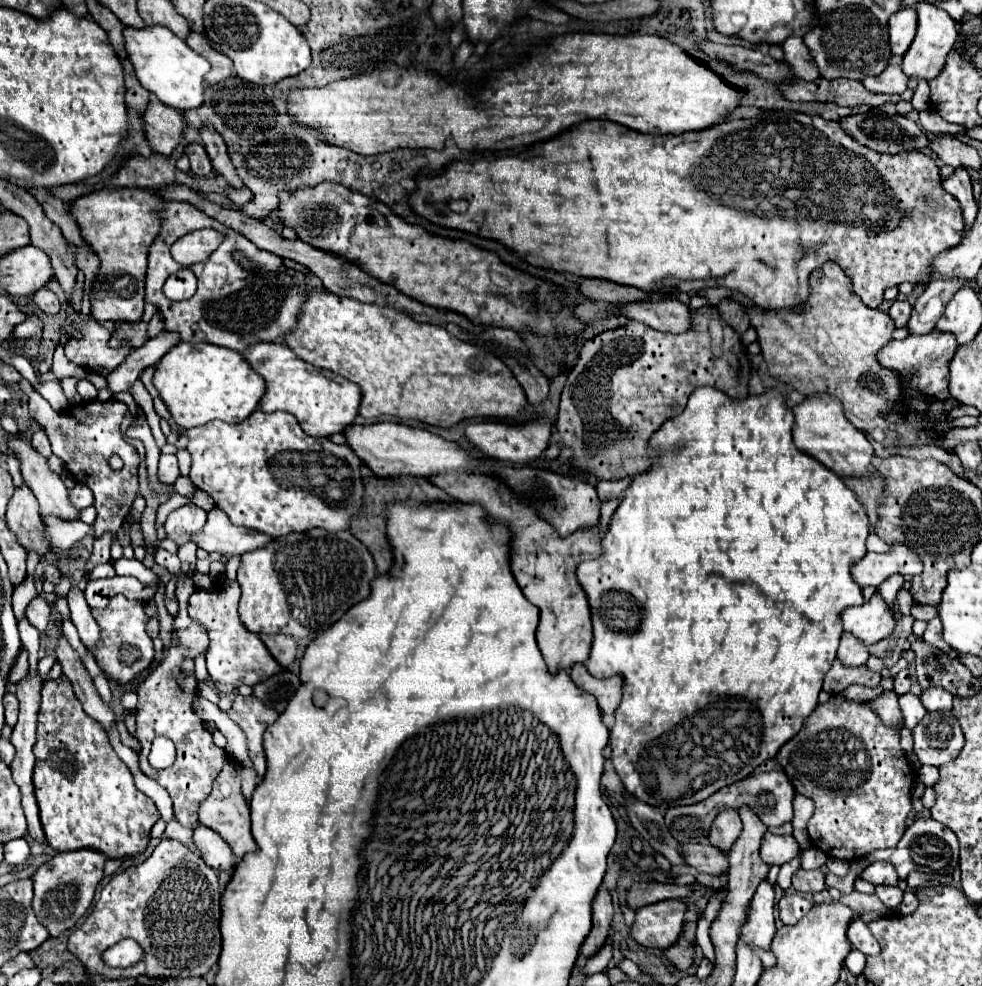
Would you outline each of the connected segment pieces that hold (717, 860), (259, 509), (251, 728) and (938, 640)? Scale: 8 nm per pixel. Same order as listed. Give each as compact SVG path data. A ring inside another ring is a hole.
M682 845L686 863L708 875L724 875L730 869L728 855L714 845Z
M256 409L246 421L236 425L214 419L192 429L180 427L174 419L170 419L168 423L178 435L188 435L188 451L192 455L192 483L198 489L210 493L216 501L216 507L220 507L234 525L264 531L272 537L306 533L316 527L336 533L348 531L352 519L356 519L362 511L364 483L360 477L360 457L352 449L348 449L348 445L336 445L330 439L316 439L306 435L296 417L292 417L290 413L264 413Z
M236 695L234 697L234 705L228 711L228 715L242 727L242 731L246 733L248 739L248 751L254 763L254 769L258 773L258 777L262 779L266 775L266 755L264 755L264 747L262 747L262 735L266 731L268 725L272 725L278 719L278 711L266 707L260 699L256 699L254 695L250 697L242 697Z
M938 617L932 619L932 621L928 621L928 627L926 627L922 639L924 639L926 643L938 647L938 649L944 651L944 653L950 653L950 645L948 645L948 643L944 641L944 637L942 637L942 621L940 621Z

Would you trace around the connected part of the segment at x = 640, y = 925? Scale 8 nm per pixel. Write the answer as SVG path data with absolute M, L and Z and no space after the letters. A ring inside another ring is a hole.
M666 899L636 909L632 939L644 947L668 949L676 943L684 927L686 905L680 899Z

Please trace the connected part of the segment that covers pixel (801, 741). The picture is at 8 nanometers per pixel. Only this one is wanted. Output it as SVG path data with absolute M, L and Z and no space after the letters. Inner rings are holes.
M832 695L828 703L814 709L800 733L778 751L776 757L796 791L816 803L816 811L808 821L808 835L816 849L824 851L828 857L852 861L876 849L890 849L898 845L906 831L908 813L914 809L912 787L918 779L898 741L898 729L884 727L868 703L844 701L840 695Z

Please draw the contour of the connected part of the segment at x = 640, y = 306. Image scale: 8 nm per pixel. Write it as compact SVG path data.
M664 299L658 303L630 303L620 307L620 313L652 329L668 333L684 333L692 327L692 309L676 299Z

